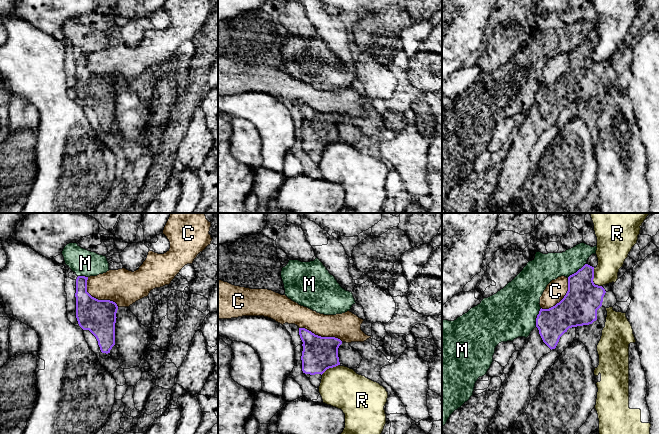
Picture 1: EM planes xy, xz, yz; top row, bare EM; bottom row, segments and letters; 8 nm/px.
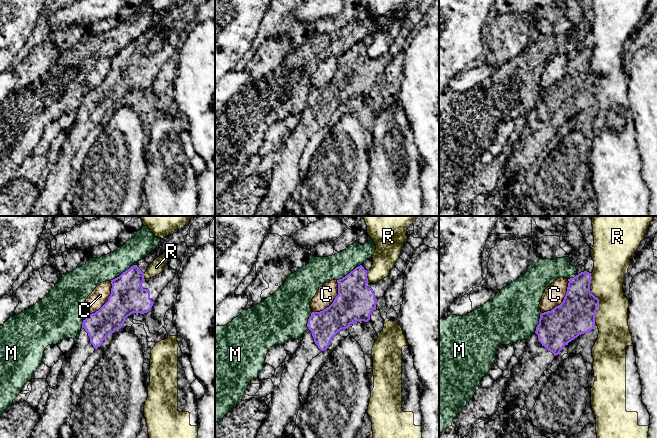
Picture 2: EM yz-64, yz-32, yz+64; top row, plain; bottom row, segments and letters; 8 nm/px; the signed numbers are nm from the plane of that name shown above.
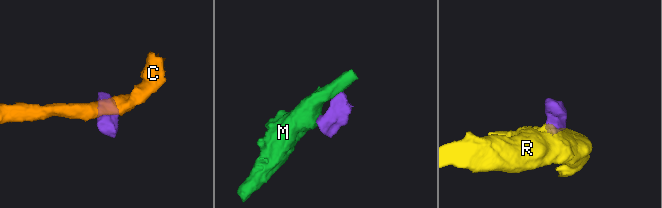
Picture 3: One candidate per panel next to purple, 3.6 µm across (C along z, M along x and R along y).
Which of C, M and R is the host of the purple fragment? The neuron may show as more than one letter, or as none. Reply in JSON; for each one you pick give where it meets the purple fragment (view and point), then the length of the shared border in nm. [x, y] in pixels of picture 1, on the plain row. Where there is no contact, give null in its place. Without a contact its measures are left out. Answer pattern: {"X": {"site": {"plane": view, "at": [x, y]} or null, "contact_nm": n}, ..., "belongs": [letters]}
{"belongs": []}

